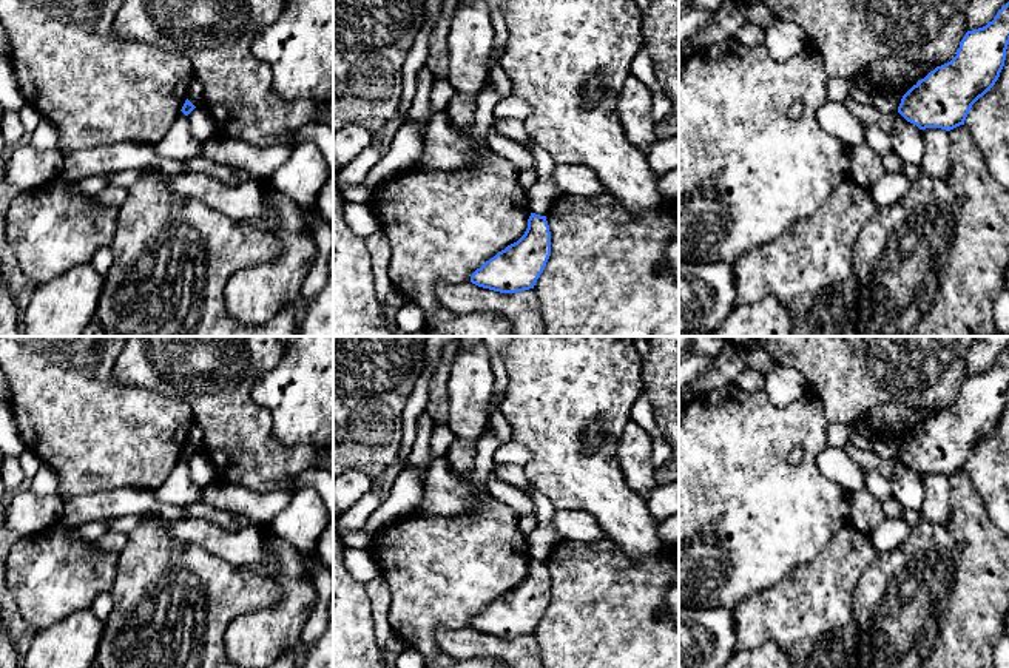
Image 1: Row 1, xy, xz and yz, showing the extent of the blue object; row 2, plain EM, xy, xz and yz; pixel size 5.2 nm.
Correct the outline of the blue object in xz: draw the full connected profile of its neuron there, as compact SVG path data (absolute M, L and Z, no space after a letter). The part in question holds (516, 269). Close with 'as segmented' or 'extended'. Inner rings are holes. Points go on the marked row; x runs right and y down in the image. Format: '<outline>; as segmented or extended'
M531 213L525 234L477 268L471 282L500 293L534 288L551 256L546 216Z; as segmented

